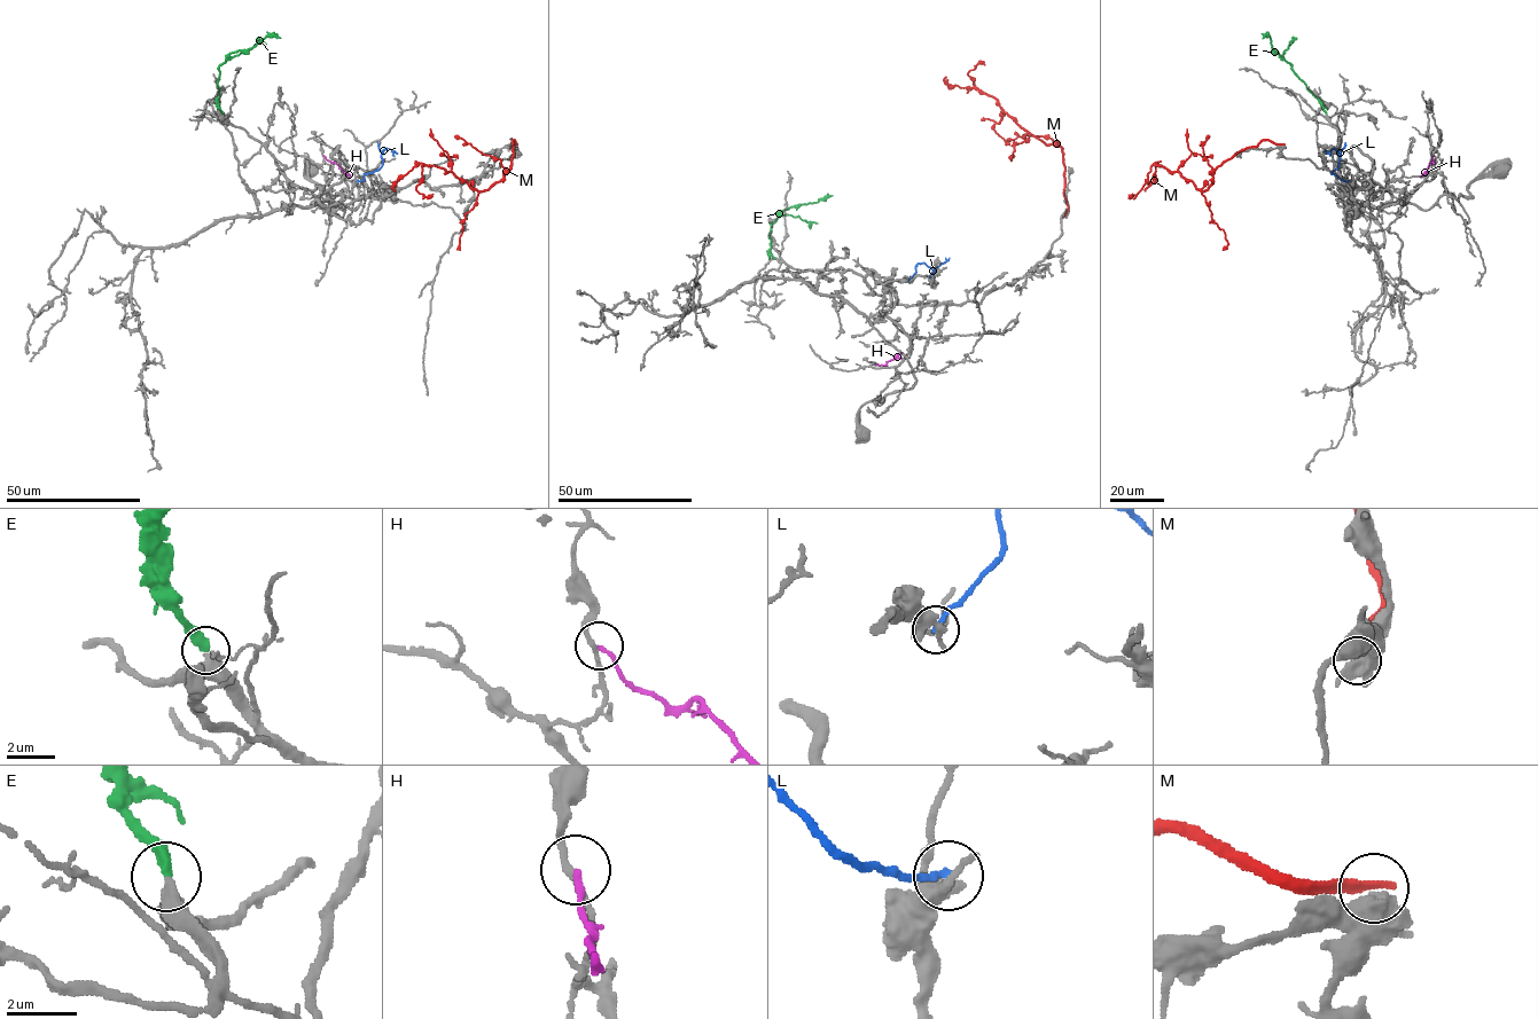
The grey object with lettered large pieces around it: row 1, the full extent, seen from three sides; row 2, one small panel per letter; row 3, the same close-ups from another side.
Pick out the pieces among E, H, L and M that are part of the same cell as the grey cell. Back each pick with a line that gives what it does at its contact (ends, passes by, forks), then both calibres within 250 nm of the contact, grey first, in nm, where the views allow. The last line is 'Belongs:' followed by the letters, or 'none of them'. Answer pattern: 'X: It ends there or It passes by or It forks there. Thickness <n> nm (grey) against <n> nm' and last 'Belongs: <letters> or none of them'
E: It ends there. Thickness 400 nm (grey) against 360 nm
Belongs: E

